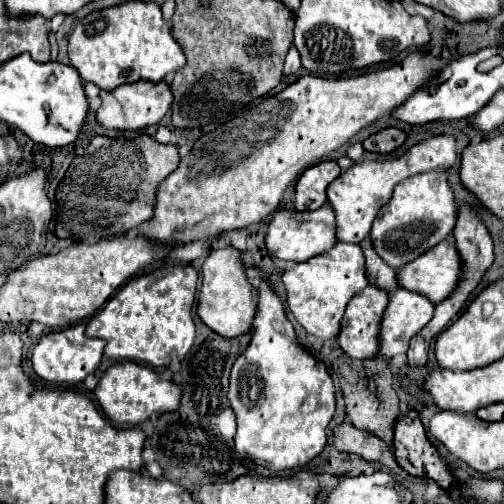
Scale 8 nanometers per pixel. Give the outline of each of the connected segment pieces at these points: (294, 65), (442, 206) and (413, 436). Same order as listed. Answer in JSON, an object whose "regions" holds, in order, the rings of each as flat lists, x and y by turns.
{"regions":[[[292,45,292,47,288,49,288,55,286,55,284,73,286,73,286,75,290,75,290,73,296,73,300,67,302,67,302,63,300,63,300,53,298,53,298,49]],[[446,171,418,173,394,187,392,199,382,207,380,217,376,217,372,225,372,245,390,267,402,269,416,257,424,255,428,249,442,243,448,235,452,235,456,219,458,205]],[[414,409,398,415,394,421,394,457,410,475,430,477,442,489,452,489,452,471,428,441,424,425]]]}

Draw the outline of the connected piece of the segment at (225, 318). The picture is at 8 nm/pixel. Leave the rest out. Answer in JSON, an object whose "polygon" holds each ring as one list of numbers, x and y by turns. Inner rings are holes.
{"polygon":[[226,247,210,251,202,265,202,289,198,297,198,315,200,319,222,337,238,337,252,329,252,321,258,309,258,289,246,277,244,251,236,247]]}

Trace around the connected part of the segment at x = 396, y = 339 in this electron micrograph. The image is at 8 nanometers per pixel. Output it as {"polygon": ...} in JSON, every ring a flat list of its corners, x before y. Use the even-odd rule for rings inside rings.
{"polygon":[[402,287,390,291,390,303,380,327,380,353,388,357,406,353,410,339,432,319,434,307,422,293]]}

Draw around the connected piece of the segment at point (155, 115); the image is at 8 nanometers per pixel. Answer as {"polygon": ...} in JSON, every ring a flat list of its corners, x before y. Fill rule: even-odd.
{"polygon":[[166,81,164,83,126,83,116,87,114,91,102,91,100,99,102,99,102,105,96,111,96,121,104,129,136,131,136,129,156,125,166,115,172,103,172,93]]}

